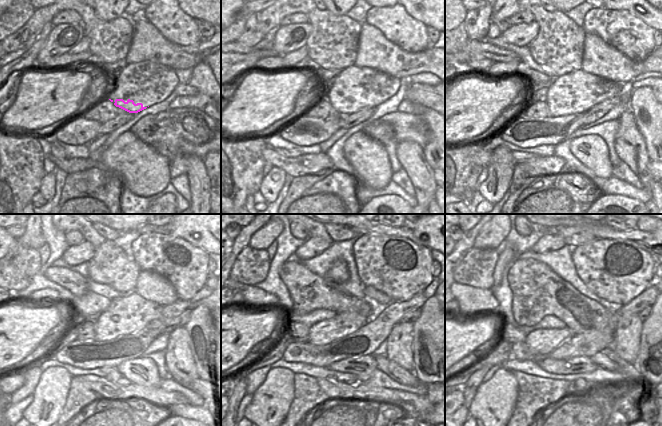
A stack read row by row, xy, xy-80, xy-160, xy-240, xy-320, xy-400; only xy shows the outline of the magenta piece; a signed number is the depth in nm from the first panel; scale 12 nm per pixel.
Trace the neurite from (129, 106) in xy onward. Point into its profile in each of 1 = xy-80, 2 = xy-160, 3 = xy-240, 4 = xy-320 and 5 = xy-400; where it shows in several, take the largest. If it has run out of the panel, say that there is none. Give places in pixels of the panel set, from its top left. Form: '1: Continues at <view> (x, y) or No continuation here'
1: Continues at xy-80 (345, 106)
2: Continues at xy-160 (557, 108)
3: Continues at xy-240 (104, 331)
4: Continues at xy-320 (324, 332)
5: Continues at xy-400 (541, 341).

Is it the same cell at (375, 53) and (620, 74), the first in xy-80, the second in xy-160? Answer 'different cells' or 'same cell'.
same cell

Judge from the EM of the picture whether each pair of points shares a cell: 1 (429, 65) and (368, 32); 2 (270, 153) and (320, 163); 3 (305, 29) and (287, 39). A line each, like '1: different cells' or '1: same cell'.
1: same cell
2: same cell
3: same cell

